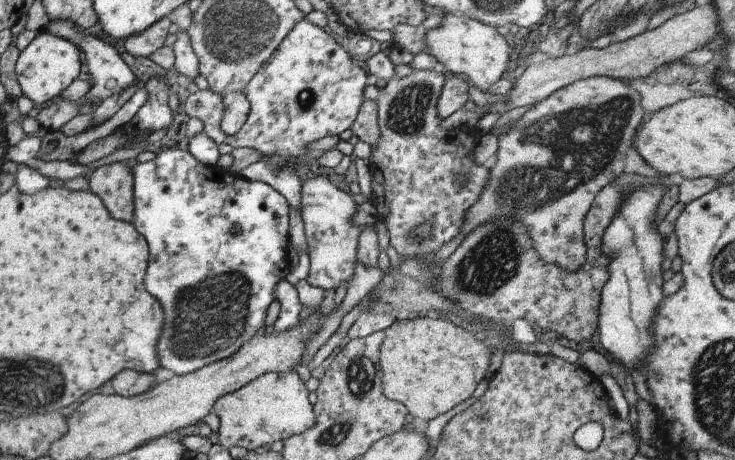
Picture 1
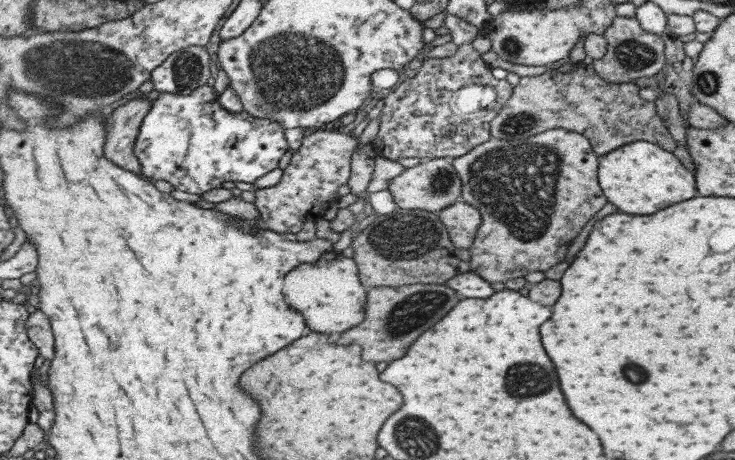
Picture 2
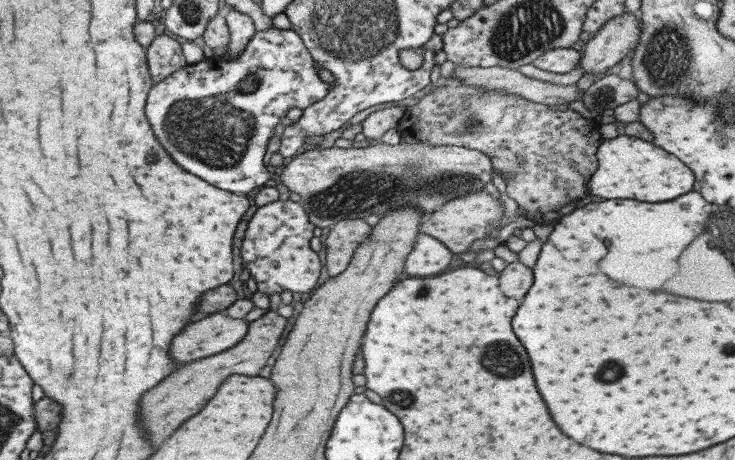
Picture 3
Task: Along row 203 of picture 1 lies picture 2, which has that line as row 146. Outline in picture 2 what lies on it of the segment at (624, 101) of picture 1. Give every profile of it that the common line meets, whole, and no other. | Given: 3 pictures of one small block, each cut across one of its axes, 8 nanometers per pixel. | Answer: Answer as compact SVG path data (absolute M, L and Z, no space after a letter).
M559 127L545 130L525 139L495 140L493 137L490 137L487 142L477 144L473 146L469 152L465 152L463 156L454 158L450 163L457 176L459 176L461 184L460 200L473 206L473 208L479 212L481 220L480 225L477 227L475 238L472 240L472 245L467 250L470 254L468 271L480 276L488 283L504 283L507 282L507 280L511 280L511 278L521 278L521 276L525 276L527 272L544 273L545 270L549 270L551 266L555 266L557 262L563 262L565 256L567 256L567 252L565 251L567 250L567 246L574 240L573 238L575 238L576 234L583 228L583 225L589 222L593 214L605 204L605 196L603 196L597 181L599 157L600 156L591 149L591 143L589 143L586 136Z

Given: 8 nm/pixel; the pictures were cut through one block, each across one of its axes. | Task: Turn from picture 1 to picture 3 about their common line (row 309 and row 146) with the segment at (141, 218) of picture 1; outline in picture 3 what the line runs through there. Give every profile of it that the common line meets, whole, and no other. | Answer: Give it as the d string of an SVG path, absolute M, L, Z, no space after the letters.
M273 27L255 31L239 55L231 59L222 55L205 57L197 64L186 64L161 82L152 83L144 115L153 136L179 168L218 190L245 196L253 188L265 186L269 180L269 172L263 165L263 154L273 135L273 128L285 112L289 108L303 110L327 94L329 85L319 78L317 66L301 37L291 29Z

